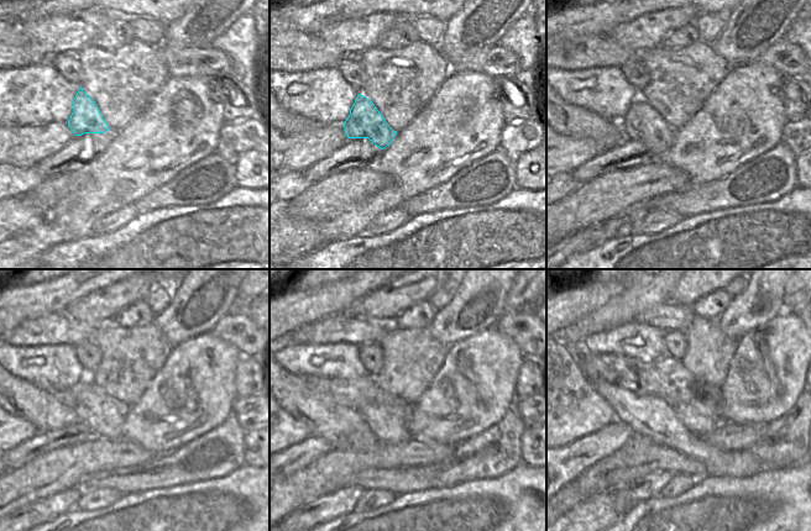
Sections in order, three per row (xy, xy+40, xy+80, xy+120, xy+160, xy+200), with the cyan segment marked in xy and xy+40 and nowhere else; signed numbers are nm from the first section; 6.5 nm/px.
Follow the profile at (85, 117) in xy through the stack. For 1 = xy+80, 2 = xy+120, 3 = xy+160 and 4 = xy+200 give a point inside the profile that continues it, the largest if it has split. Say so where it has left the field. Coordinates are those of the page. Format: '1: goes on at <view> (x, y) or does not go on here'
1: goes on at xy+80 (641, 122)
2: goes on at xy+120 (105, 415)
3: goes on at xy+160 (382, 416)
4: goes on at xy+200 (690, 426)

